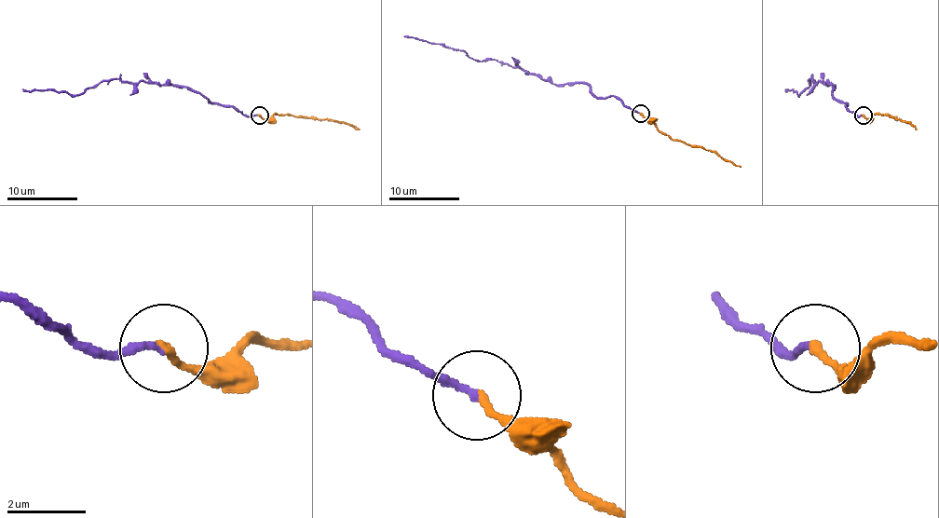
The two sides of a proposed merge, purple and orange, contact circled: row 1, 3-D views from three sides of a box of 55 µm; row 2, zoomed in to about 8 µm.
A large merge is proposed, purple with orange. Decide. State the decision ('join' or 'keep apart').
join

